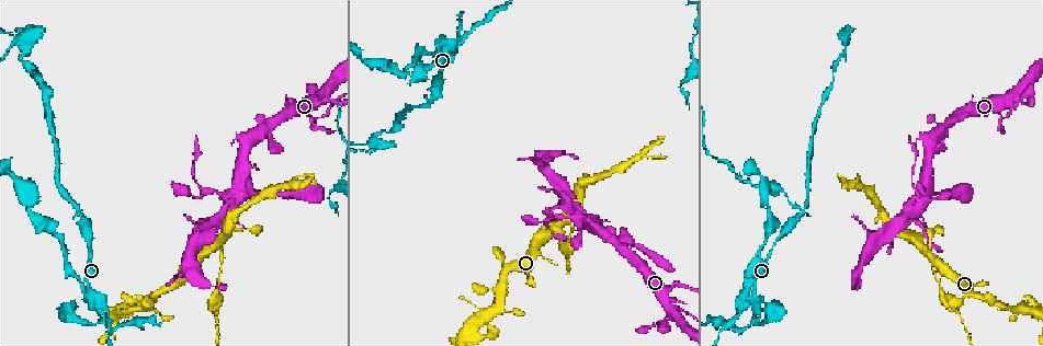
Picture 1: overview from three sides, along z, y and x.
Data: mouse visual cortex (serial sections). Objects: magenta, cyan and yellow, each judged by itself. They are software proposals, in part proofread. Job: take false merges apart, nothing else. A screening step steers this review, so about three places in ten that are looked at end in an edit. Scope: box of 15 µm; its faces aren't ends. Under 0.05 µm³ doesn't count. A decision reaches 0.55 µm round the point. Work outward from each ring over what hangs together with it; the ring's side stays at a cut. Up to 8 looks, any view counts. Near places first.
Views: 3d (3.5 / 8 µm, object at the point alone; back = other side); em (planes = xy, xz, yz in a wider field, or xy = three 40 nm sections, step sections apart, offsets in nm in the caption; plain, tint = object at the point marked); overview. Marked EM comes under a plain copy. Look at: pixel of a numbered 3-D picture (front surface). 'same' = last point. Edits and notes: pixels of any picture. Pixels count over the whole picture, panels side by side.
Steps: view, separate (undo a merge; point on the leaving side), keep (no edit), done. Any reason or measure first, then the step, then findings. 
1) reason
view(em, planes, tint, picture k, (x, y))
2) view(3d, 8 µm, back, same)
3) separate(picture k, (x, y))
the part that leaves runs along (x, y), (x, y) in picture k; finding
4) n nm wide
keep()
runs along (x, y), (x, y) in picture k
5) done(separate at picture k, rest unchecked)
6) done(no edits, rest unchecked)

abrupt turn
view(3d, 3.5 µm, picture 1, (1001, 119))

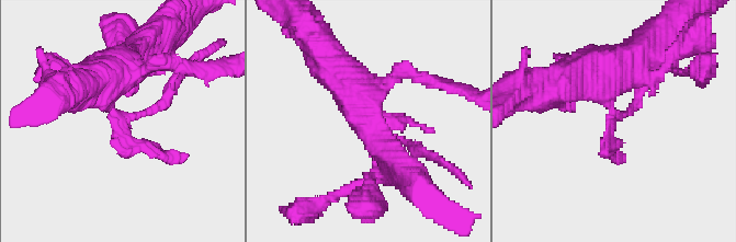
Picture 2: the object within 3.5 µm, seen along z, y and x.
view(em, xy, step 2, tint, picture 2, (620, 118))

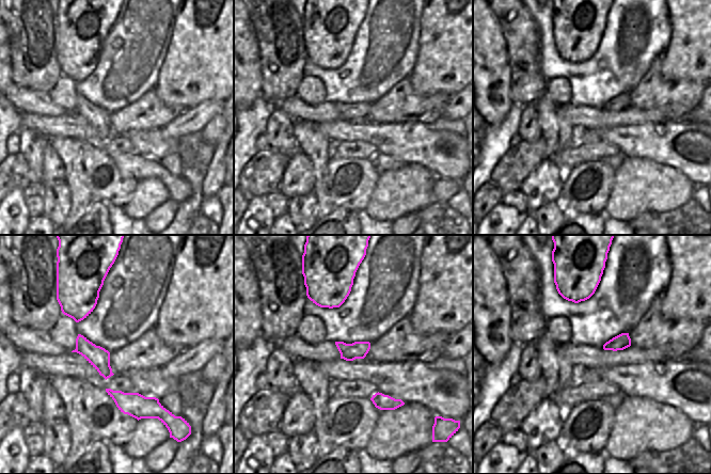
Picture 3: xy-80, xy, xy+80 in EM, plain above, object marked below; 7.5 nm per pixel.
separate(picture 2, (116, 143))
the part that leaves runs along (113, 110), (120, 116), (156, 110), (177, 76) in picture 2; two cells meet here

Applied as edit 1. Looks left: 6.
view(overview)

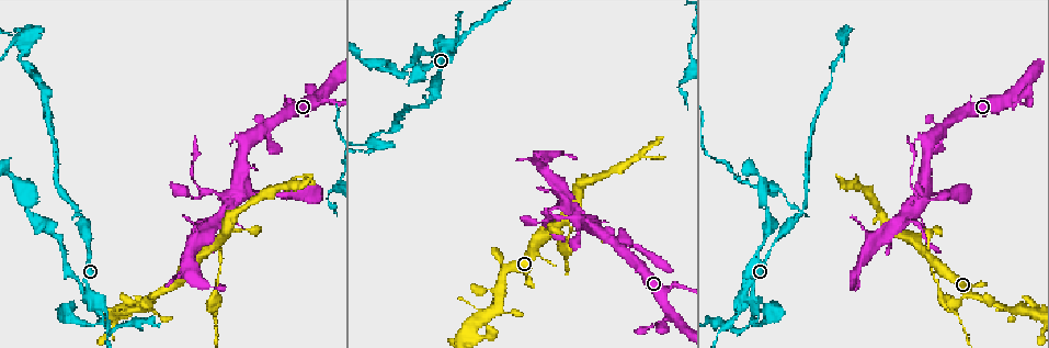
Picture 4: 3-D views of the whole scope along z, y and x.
four or more arms meet
view(3d, 3.5 µm, picture 4, (213, 247))

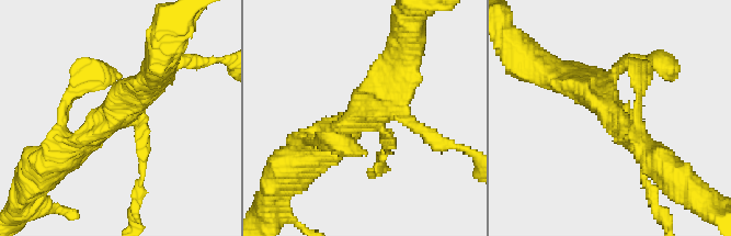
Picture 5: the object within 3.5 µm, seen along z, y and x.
separate(picture 5, (141, 170))
the part that leaves runs along (138, 135), (141, 179), (135, 220) in picture 5; two cells meet here

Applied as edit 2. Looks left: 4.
thin arm on a thick one
view(3d, 3.5 µm, picture 4, (102, 319))

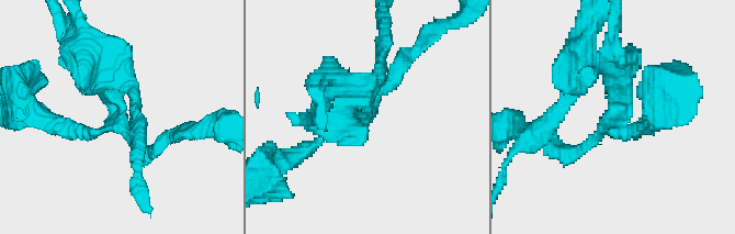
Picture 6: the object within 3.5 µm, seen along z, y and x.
view(em, planes, tint, picture 6, (366, 116))

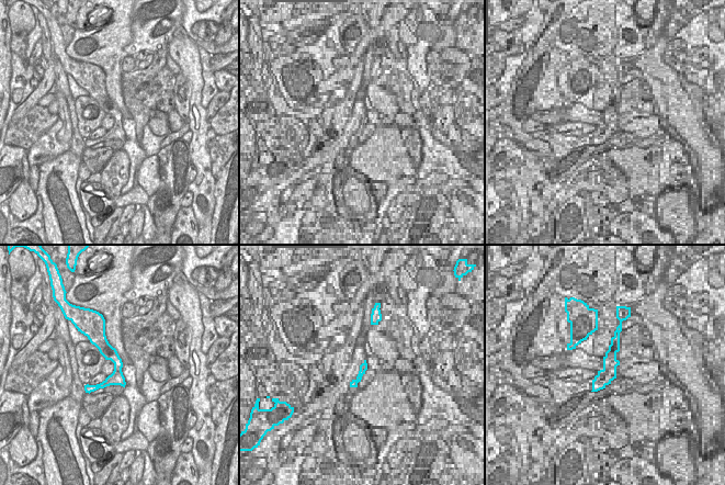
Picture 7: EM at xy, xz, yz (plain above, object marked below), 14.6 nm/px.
3 arms
keep()
runs along (600, 63), (620, 76), (618, 133), (643, 126) in picture 6; one cell here

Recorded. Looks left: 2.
looks like a crossing
view(3d, 3.5 µm, picture 4, (22, 45))

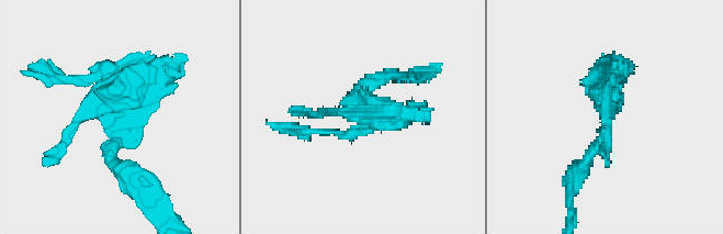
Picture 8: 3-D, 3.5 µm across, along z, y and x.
4 arms; arms of 150, 150, 150, 300 nm; shape alone is not enough
view(em, planes, tint, picture 8, (613, 109))

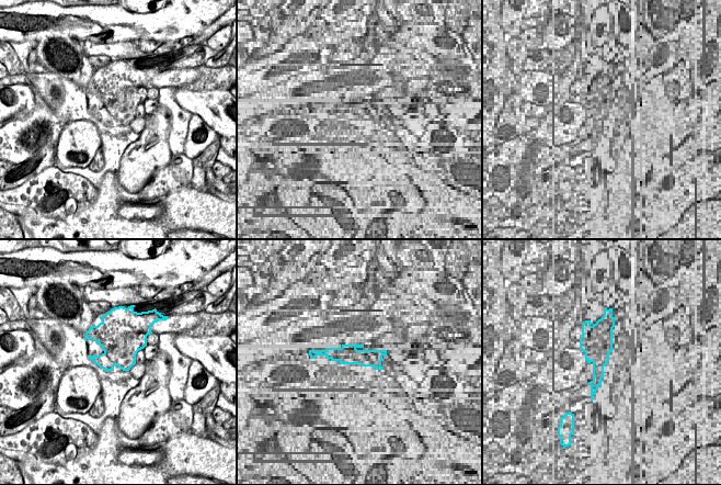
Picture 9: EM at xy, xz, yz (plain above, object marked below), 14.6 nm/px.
keep()
runs along (122, 173), (112, 148), (128, 88), (172, 64) in picture 8; continuous, no second cell

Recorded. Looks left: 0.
done(separate at picture 2, separate at picture 5, rest unchecked)

